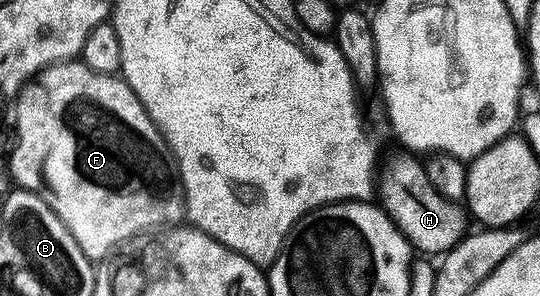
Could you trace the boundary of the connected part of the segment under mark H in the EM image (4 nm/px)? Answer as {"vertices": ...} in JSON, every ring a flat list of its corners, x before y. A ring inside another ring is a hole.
{"vertices":[[416,155,393,156,379,172,380,207,392,218,393,224,404,234,406,240,418,253,437,252,444,254,457,245,467,235,471,224,466,209,456,200,449,200,427,178,424,163],[466,216,466,217,465,217],[466,227,466,228,465,228]]}

